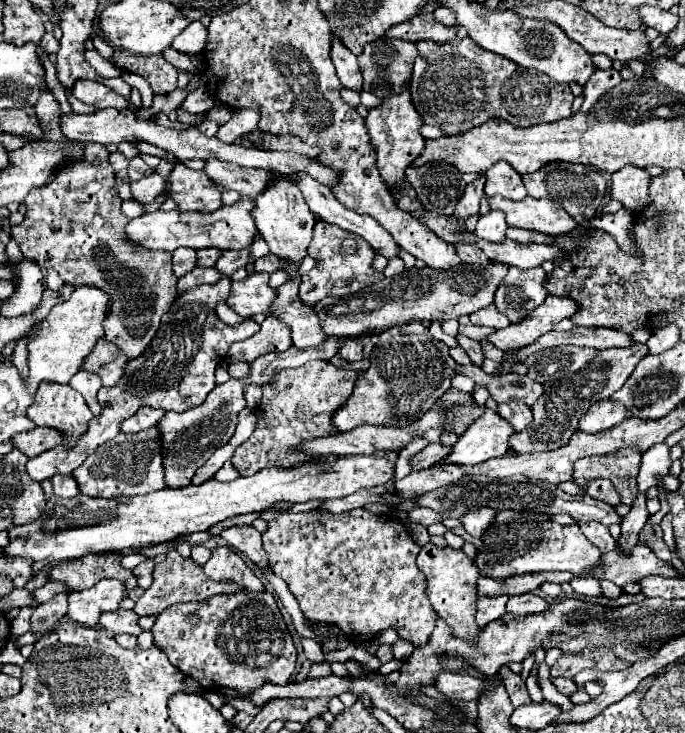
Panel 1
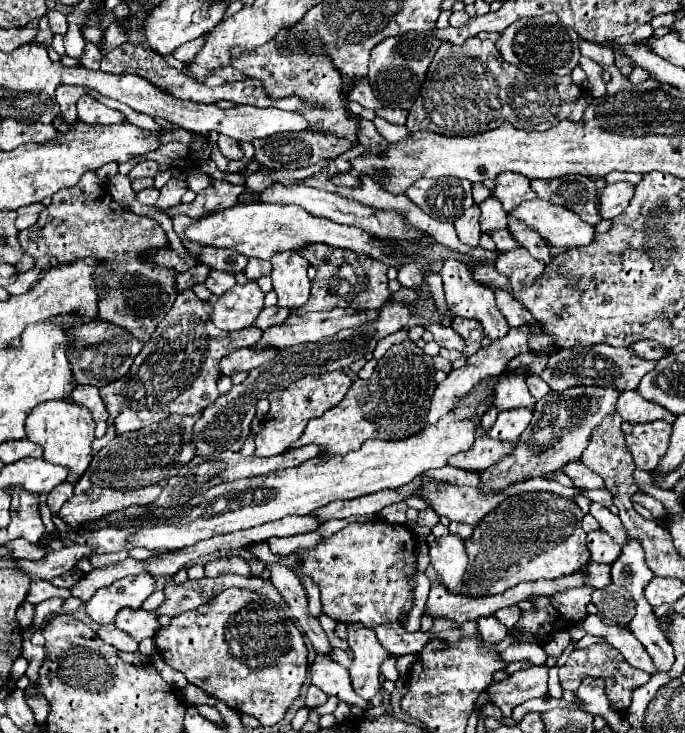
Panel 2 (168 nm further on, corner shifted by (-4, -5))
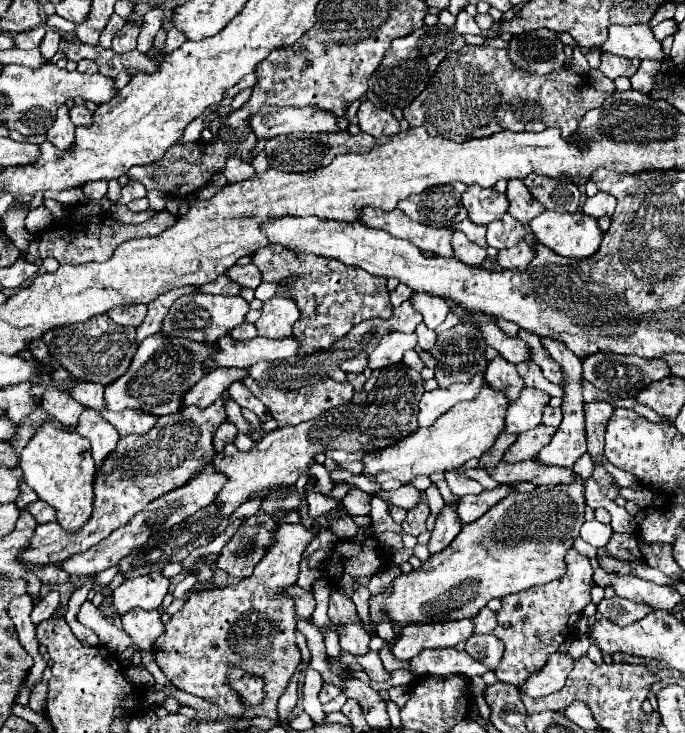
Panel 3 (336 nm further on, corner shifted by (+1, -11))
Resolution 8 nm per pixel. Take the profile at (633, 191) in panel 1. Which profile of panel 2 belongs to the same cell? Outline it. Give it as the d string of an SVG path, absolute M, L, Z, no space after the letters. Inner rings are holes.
M614 183L606 185L602 195L600 195L600 207L598 213L602 219L614 219L618 217L630 203L634 195L634 185L632 183Z

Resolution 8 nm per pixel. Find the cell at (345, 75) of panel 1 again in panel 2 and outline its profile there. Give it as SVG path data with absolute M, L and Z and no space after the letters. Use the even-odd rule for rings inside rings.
M364 79L364 81L356 81L354 89L348 93L348 99L350 99L350 101L358 101L364 109L372 109L372 111L378 111L378 109L384 107L384 105L374 97L374 93L372 93L372 89L370 89L370 85L368 85L366 79Z

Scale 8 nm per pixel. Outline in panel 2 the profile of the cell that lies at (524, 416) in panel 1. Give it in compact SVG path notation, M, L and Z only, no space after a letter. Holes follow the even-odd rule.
M506 371L496 381L496 407L498 409L514 409L514 407L532 407L536 399L530 395L526 387L526 377L514 371Z

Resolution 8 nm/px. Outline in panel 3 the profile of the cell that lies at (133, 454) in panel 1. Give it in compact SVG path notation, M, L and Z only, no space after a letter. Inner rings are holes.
M223 397L217 399L207 409L185 407L181 413L159 417L155 427L145 435L129 435L119 439L117 447L107 455L103 465L97 469L93 491L93 513L79 531L65 531L59 521L37 525L31 539L29 551L19 555L19 561L47 565L61 563L71 555L85 552L101 539L109 537L115 529L123 527L133 519L137 511L147 507L153 499L169 493L173 487L187 483L193 473L197 473L215 455L213 451L213 431L227 419L223 409Z

